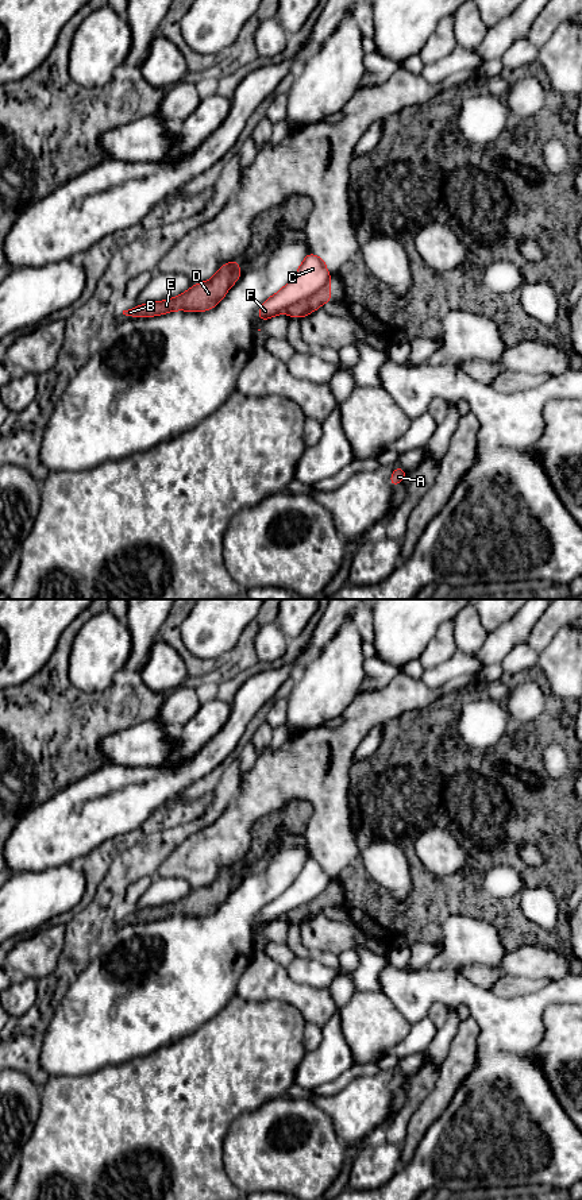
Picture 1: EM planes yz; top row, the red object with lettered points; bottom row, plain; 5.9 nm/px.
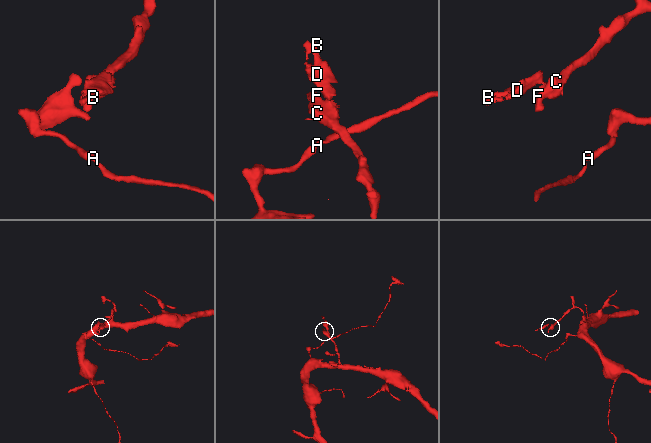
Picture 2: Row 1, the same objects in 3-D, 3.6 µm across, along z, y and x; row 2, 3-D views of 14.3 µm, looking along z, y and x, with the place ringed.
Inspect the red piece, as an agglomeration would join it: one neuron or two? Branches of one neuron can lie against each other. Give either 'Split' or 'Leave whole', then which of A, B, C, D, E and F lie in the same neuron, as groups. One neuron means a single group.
Split. Groups: A C F / B D E

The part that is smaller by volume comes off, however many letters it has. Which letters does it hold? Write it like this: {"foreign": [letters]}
{"foreign": ["B", "D", "E"]}

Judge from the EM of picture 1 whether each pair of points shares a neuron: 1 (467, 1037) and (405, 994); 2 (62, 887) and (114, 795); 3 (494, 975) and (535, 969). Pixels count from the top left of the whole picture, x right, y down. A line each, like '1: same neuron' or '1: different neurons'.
1: different neurons
2: different neurons
3: same neuron

